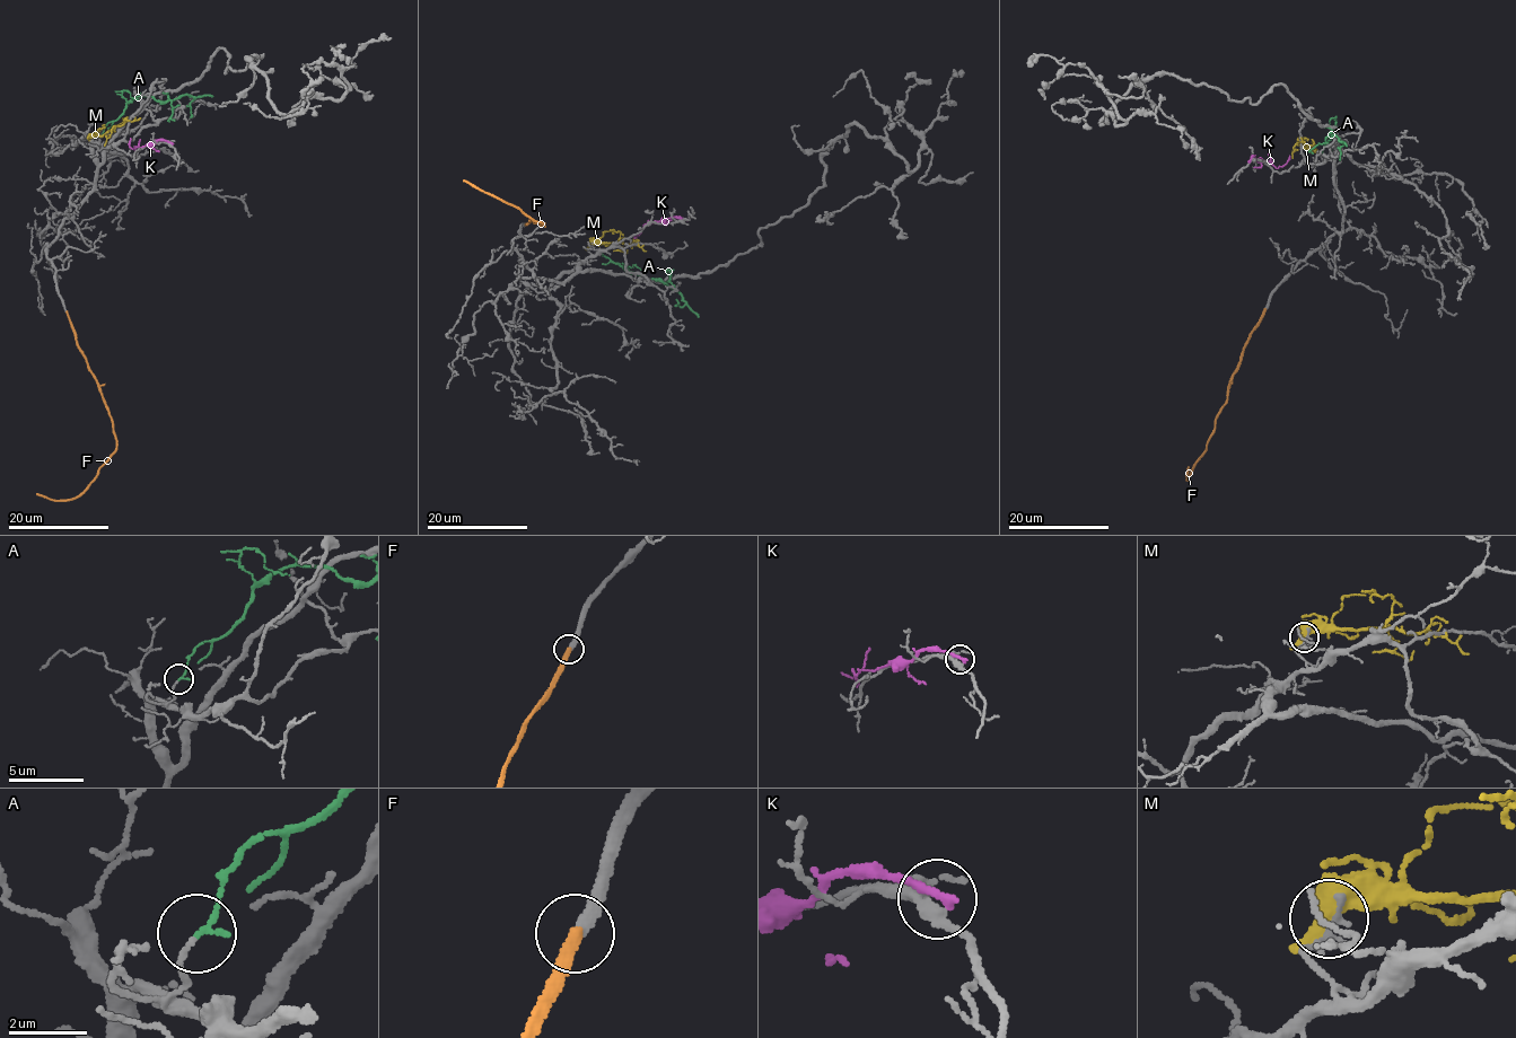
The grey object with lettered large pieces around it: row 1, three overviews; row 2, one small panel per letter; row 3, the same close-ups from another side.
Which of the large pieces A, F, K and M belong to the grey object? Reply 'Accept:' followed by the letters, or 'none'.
Accept: F

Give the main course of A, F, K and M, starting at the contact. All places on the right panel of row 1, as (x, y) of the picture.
A: (1322, 152), (1338, 126), (1329, 135), (1338, 137), (1343, 143), (1340, 160)
F: (1265, 309), (1251, 333), (1216, 428), (1186, 480), (1188, 466)
K: (1250, 160), (1254, 155), (1277, 168), (1287, 163), (1289, 155)
M: (1317, 152), (1309, 151), (1302, 143), (1305, 141)

